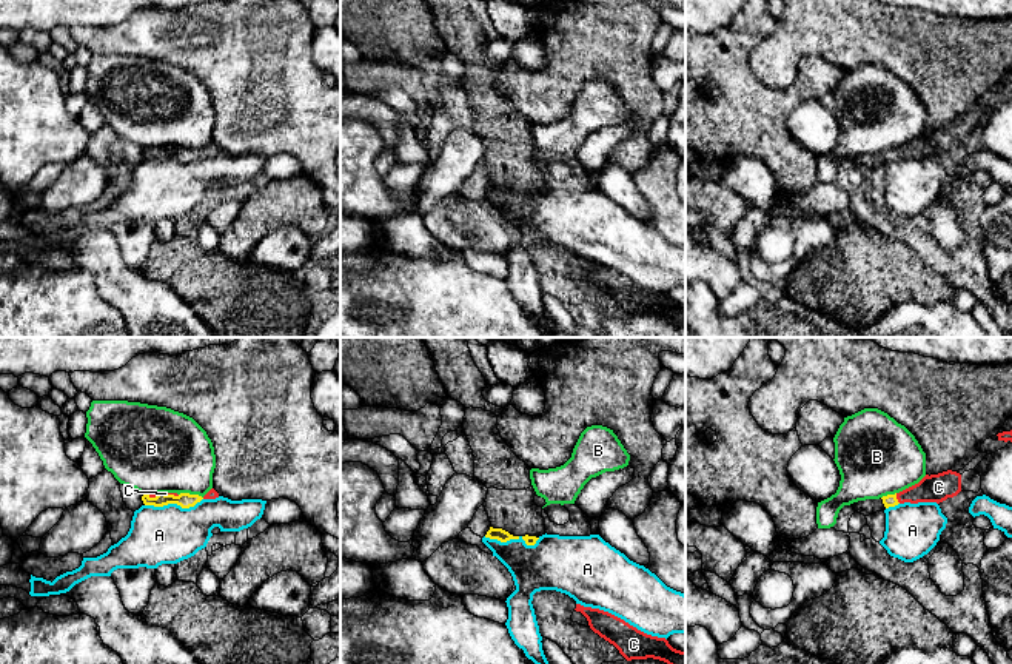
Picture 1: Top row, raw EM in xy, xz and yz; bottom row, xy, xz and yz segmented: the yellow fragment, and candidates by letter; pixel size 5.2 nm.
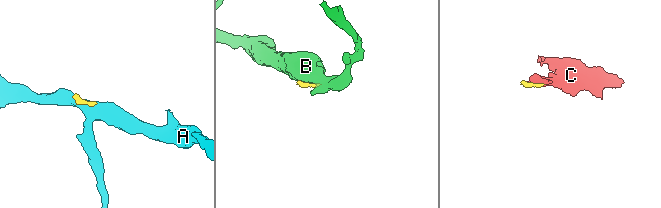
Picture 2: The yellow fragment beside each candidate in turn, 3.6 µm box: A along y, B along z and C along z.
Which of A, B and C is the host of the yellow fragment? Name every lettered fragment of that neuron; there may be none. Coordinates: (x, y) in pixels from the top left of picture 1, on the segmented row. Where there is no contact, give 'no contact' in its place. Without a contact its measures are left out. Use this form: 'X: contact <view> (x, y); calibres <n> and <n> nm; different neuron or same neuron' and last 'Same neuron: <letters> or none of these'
A: contact xz (512, 538); calibres 70 and 280 nm; different neuron
B: contact xy (191, 495); calibres 80 and 420 nm; different neuron
C: contact yz (895, 498); calibres 60 and 140 nm; same neuron
Same neuron: C

